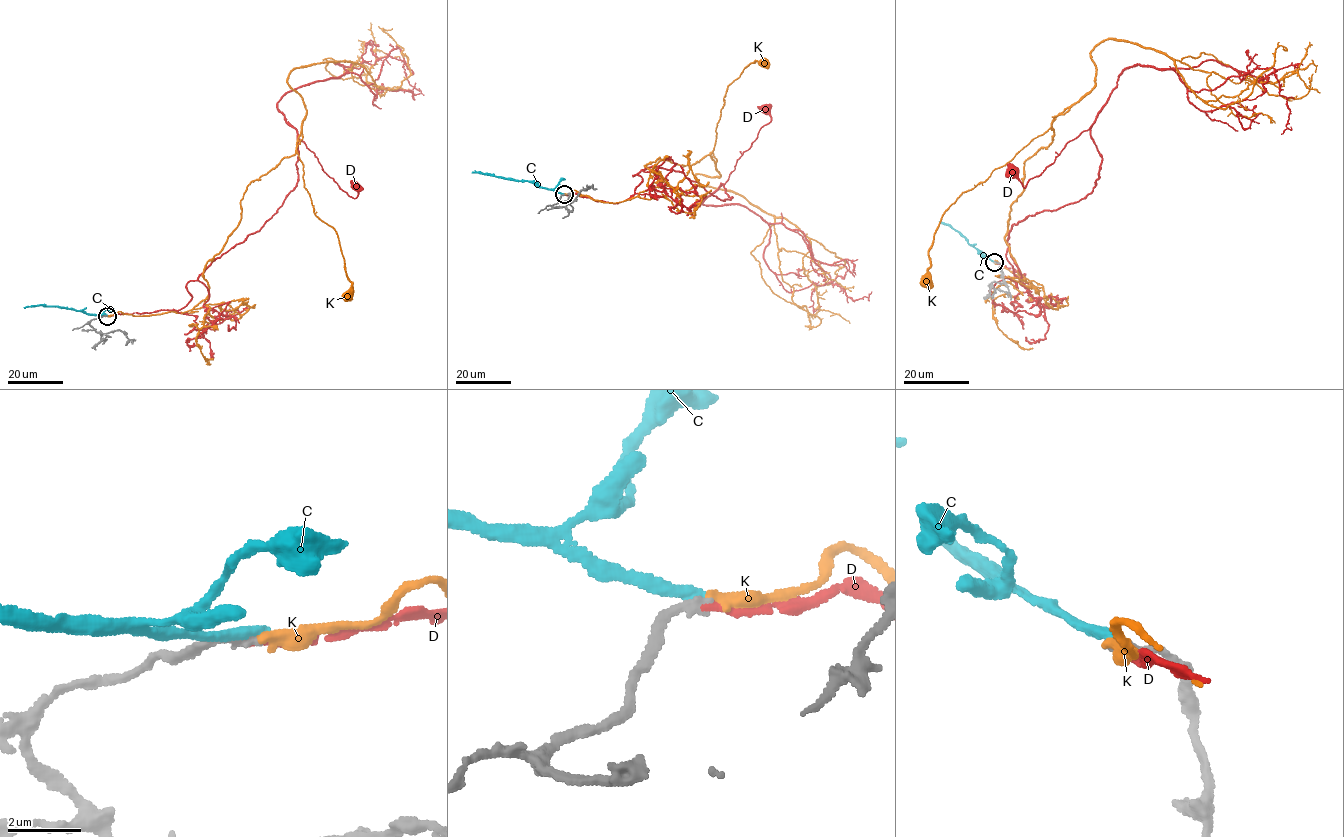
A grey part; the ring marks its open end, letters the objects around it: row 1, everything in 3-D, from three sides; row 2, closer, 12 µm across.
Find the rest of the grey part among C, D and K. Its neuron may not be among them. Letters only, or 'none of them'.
D

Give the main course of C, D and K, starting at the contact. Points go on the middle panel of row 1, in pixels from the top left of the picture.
C: (563, 194), (526, 181), (472, 172)
D: (563, 195), (618, 203), (642, 180), (633, 175), (653, 166), (731, 198), (720, 184), (771, 120), (765, 108)
K: (564, 194), (620, 202), (656, 182), (644, 165), (659, 157), (700, 160), (715, 146), (728, 86), (764, 61)

